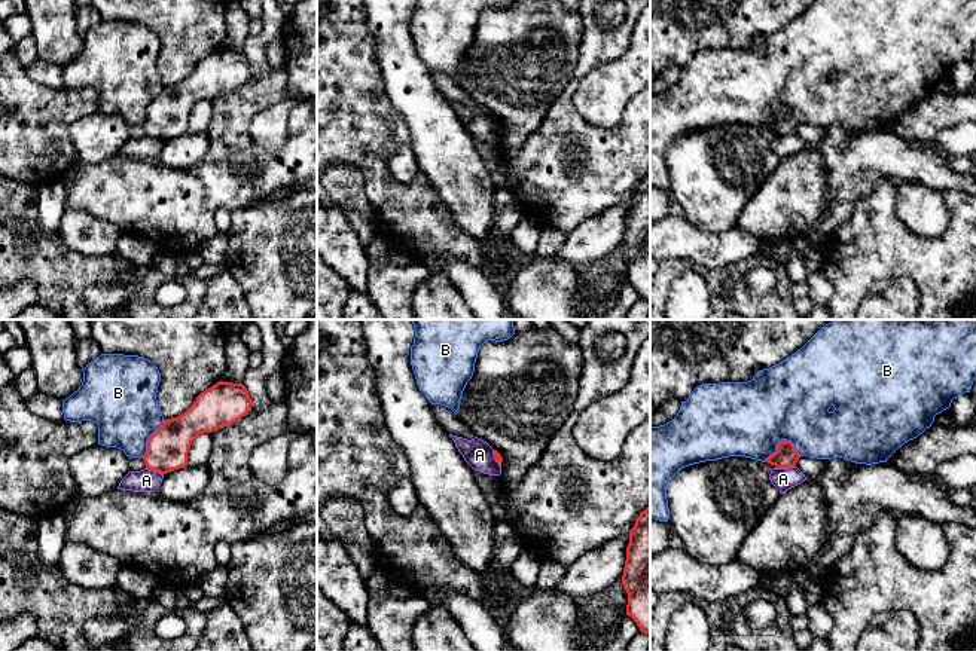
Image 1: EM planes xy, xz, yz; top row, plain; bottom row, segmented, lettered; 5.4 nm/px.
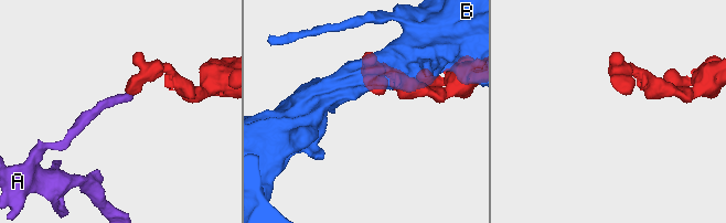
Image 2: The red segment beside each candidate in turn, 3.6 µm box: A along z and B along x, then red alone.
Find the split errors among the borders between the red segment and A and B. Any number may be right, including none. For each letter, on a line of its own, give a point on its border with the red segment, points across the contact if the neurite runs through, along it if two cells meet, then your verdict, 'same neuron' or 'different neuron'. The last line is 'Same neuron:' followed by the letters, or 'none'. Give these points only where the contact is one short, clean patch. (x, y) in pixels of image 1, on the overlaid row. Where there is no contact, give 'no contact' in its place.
A: meets red in yz at (784, 467); border along yz (793, 465), (775, 468); different neuron
B: meets red in yz at (783, 440); different neuron
Same neuron: none

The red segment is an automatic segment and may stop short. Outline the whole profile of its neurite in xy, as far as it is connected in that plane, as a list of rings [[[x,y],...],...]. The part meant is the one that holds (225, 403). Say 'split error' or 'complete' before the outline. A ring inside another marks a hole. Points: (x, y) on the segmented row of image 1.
complete | [[[217,382],[201,392],[180,416],[164,419],[149,437],[143,456],[146,468],[161,474],[187,465],[192,441],[204,433],[217,431],[251,412],[253,401],[243,383]]]

